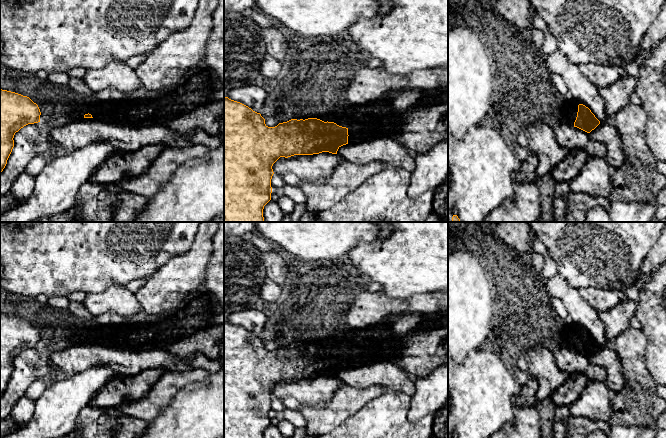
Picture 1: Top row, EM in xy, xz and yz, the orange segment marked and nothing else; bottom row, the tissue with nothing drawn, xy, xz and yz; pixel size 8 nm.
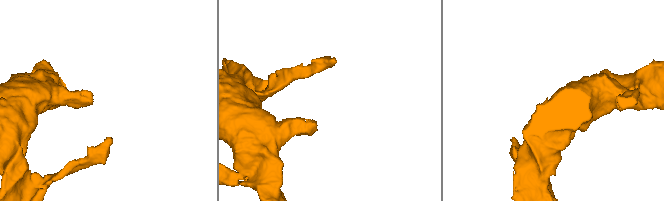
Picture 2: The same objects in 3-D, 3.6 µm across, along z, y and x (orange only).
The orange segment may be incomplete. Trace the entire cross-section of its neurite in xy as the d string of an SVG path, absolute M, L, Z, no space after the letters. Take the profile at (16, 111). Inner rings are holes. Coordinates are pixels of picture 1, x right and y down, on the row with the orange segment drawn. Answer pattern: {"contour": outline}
{"contour": "M0 89L0 173L14 147L14 135L28 124L40 122L40 109L29 97Z"}

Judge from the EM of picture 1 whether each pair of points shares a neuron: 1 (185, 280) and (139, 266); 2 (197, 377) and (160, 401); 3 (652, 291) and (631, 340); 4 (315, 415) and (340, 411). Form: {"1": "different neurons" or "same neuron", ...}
{"1": "different neurons", "2": "same neuron", "3": "different neurons", "4": "same neuron"}

